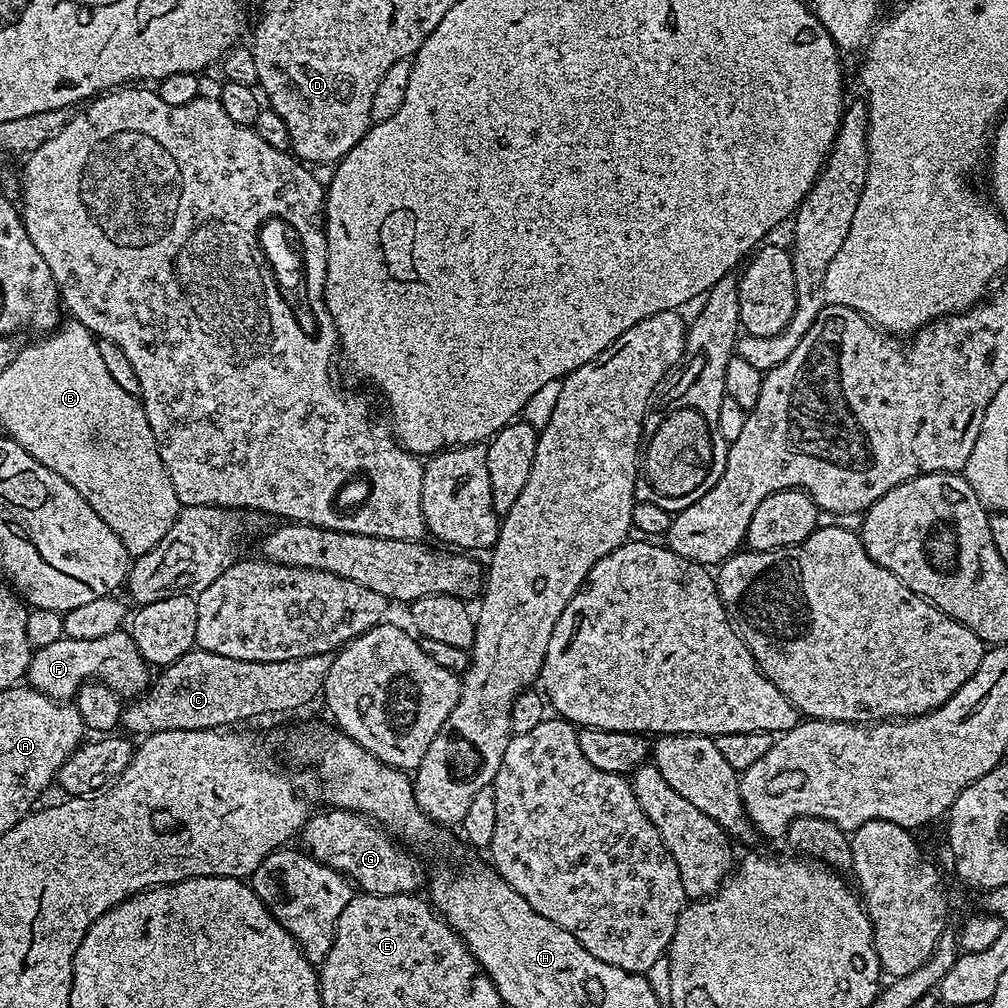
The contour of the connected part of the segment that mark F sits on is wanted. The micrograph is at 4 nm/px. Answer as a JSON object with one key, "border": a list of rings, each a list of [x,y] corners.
{"border":[[[127,631],[111,632],[103,638],[92,638],[90,642],[69,640],[53,642],[51,646],[35,649],[28,664],[27,683],[36,691],[46,694],[51,700],[68,702],[75,697],[82,685],[99,682],[110,686],[121,698],[135,698],[150,683],[150,666],[144,660]]]}

